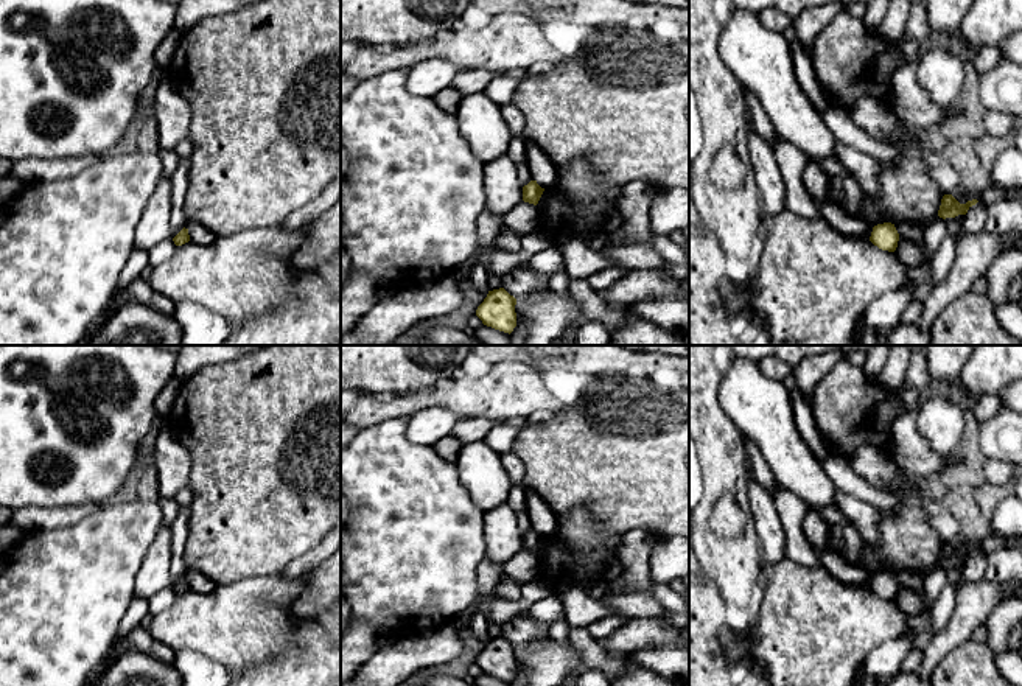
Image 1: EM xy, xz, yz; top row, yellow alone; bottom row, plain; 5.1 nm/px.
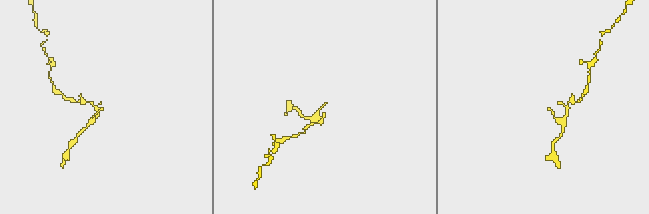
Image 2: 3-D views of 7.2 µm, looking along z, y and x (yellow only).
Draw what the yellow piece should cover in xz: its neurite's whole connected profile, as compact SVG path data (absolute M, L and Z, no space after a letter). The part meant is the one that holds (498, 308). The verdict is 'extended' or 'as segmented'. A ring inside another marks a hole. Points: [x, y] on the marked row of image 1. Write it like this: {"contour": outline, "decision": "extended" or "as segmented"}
{"contour": "M504 288L493 289L478 306L476 316L484 325L510 334L516 327L515 305L516 299Z", "decision": "as segmented"}

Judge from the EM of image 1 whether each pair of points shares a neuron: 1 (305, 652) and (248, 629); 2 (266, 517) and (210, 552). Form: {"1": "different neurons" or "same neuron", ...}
{"1": "same neuron", "2": "same neuron"}

